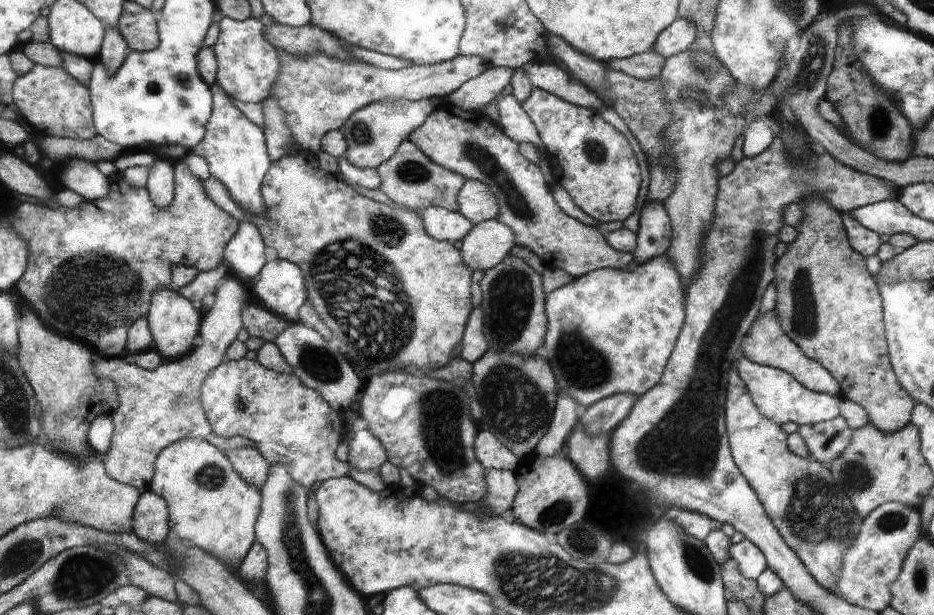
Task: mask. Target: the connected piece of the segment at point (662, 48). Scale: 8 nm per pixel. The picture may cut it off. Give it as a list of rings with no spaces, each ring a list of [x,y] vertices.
[[[678,17],[674,23],[656,39],[653,50],[665,59],[691,48],[696,38],[696,27],[692,21]]]

